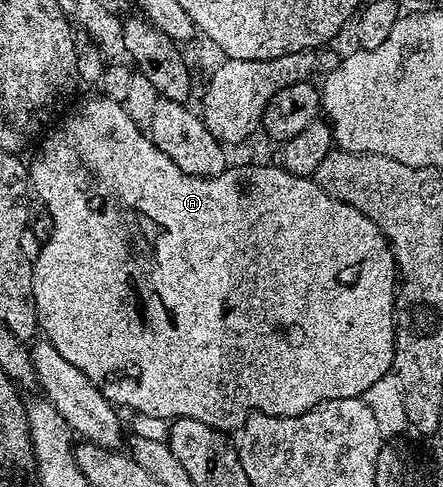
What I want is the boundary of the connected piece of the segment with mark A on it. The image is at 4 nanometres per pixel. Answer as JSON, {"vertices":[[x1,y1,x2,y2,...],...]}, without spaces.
{"vertices":[[97,97,84,99,59,126,51,125,45,131,41,141,37,143,39,146,38,151,34,154,34,159,29,159,28,162,29,185,32,187,33,193,34,190,38,193,39,200,46,205,43,206,45,213,50,216,50,237,41,243,39,255,32,261,34,267,32,296,38,313,38,324,45,341,52,343,56,352,60,352,60,356,64,356,64,360,68,360,68,364,74,364,76,368,80,368,80,372,84,372,84,376,88,376,88,380,92,380,92,384,96,384,96,388,100,388,100,392,108,401,113,402,115,407,127,406,128,411,135,414,143,413,147,416,156,416,167,420,175,418,200,420,200,424,208,424,223,432,237,431,249,414,255,412,268,416,300,416,311,410,312,407,328,400,362,398,368,392,368,388,372,388,372,384,376,384,376,380,380,380,380,376,391,373,394,364,394,295,396,293,394,253,390,251,390,243,382,235,380,228,376,228,376,224,372,224,372,220,368,220,368,216,364,216,346,202,328,196,328,192,324,192,314,183,313,177,296,176,292,172,282,169,278,164,248,167,227,165,226,170,220,172,219,175,189,175,188,172,181,171,173,160,166,156,149,136,143,133,133,122,131,116,125,112,117,98]]}

